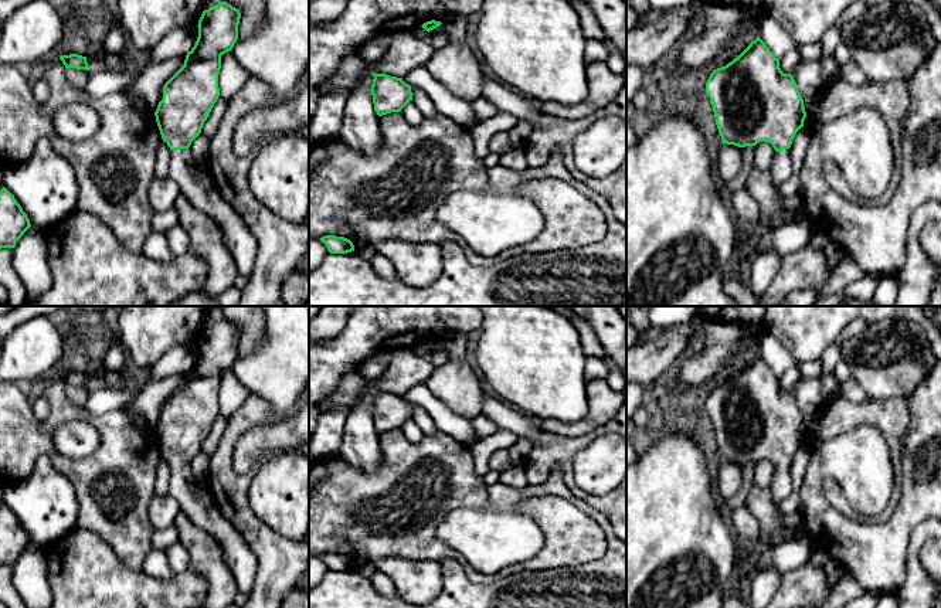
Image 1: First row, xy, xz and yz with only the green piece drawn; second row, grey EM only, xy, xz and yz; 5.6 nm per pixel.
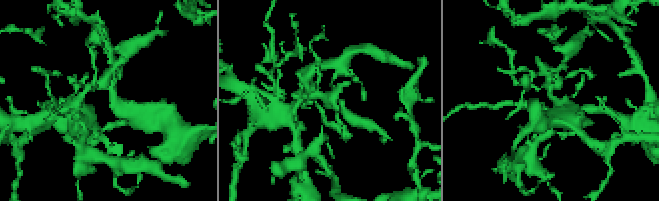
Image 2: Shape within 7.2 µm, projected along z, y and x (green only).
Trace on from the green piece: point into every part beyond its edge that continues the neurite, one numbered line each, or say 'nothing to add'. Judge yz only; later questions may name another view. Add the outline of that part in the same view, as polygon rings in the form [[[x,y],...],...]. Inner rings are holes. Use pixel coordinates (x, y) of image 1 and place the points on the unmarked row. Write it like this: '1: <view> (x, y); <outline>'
1: yz (781, 486); [[[789,466],[774,471],[772,482],[768,486],[772,493],[774,503],[782,502],[792,493],[792,479],[789,475]]]

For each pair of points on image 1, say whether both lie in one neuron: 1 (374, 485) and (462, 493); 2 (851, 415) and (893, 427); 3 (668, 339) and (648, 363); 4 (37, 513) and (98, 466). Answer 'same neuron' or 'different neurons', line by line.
1: same neuron
2: same neuron
3: same neuron
4: different neurons

